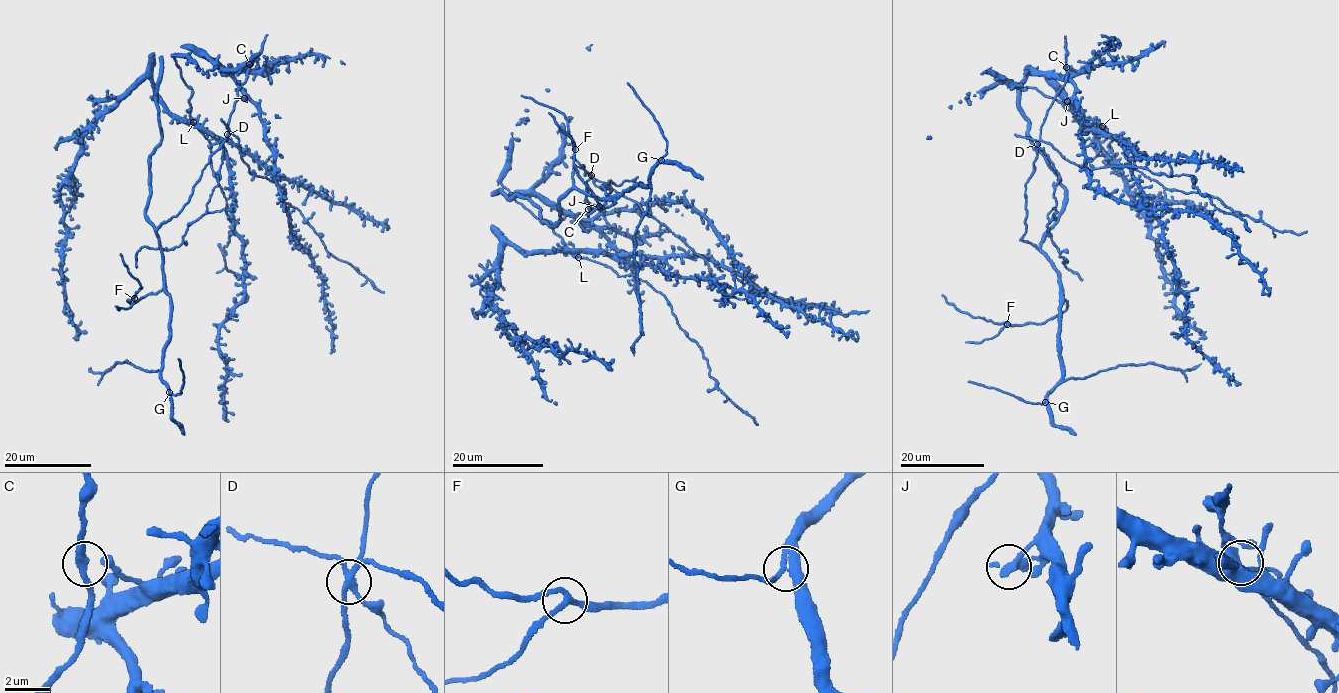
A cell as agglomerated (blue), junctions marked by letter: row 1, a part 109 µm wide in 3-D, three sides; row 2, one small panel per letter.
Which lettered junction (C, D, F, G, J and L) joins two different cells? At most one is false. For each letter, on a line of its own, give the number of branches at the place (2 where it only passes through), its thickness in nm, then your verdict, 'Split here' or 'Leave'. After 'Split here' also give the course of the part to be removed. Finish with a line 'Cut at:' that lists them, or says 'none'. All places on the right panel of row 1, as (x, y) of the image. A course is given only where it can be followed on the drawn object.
C: Branches: 3. Thickness 280 nm. Leave
D: Branches: 4. Thickness 280 nm. Split here. Course of the part to remove: (1037, 144), (1058, 174), (1056, 206), (1048, 214), (1046, 225), (1066, 260), (1065, 266), (1082, 280)
F: Branches: 3. Thickness 220 nm. Leave
G: Branches: 3. Thickness 320 nm. Leave
J: Branches: 3. Thickness 320 nm. Leave
L: Branches: 4. Thickness 360 nm. Leave
Cut at: D

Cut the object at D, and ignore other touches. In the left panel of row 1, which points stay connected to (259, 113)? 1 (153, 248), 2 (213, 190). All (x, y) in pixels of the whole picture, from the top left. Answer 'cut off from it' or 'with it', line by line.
1: cut off from it
2: cut off from it

